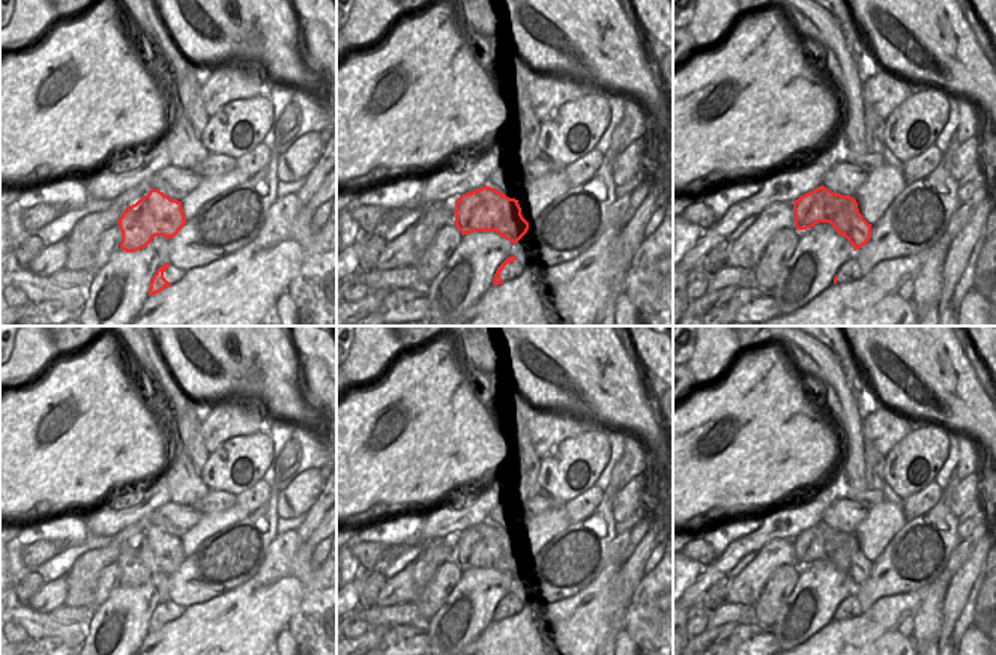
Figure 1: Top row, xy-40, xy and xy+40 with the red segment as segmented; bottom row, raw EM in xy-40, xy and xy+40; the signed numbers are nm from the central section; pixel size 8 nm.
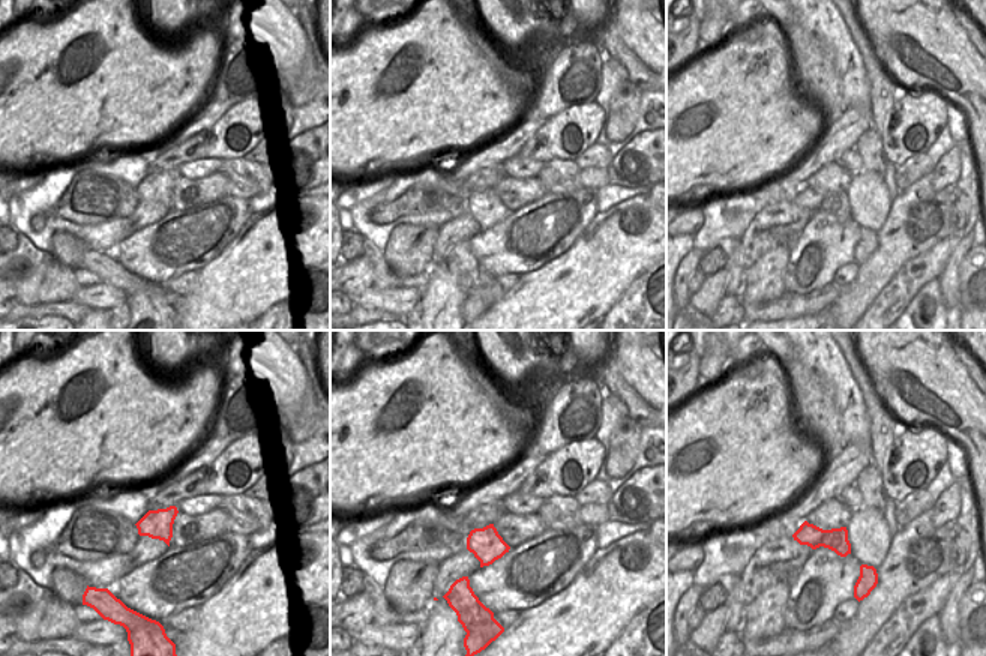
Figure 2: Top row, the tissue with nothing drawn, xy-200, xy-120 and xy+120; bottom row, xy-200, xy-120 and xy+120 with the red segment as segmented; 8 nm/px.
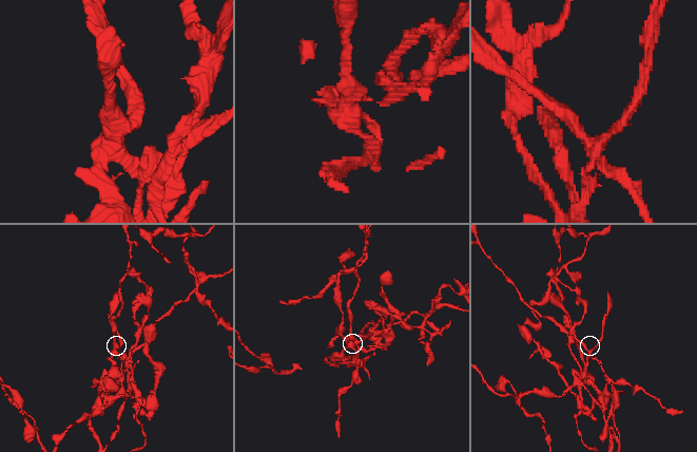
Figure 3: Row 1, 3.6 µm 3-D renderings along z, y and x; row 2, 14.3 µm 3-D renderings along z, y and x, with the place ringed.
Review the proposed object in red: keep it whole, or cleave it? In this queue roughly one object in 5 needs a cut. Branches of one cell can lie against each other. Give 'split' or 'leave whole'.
split

